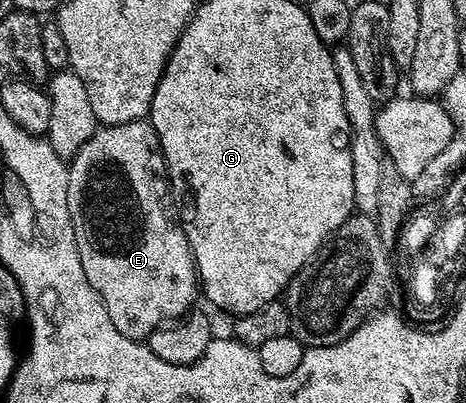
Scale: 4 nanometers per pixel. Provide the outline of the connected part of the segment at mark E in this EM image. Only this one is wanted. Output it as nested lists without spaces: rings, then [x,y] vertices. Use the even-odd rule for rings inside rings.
[[[138,119],[116,127],[100,126],[89,141],[81,145],[67,168],[69,213],[81,269],[85,269],[89,285],[93,285],[105,301],[113,325],[117,325],[125,337],[140,341],[145,341],[159,327],[182,319],[196,306],[195,298],[198,300],[201,295],[186,230],[175,224],[167,208],[167,187],[155,172],[158,151],[159,139],[149,121]]]

